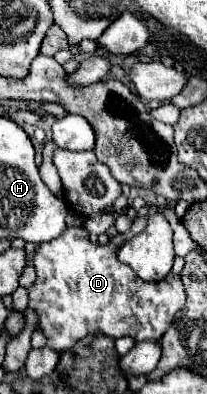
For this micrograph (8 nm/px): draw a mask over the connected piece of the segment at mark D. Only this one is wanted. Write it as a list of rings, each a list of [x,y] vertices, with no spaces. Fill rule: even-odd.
[[[130,227],[124,235],[116,235],[110,245],[102,247],[88,241],[86,229],[64,229],[56,239],[38,245],[34,257],[38,277],[28,293],[30,307],[40,317],[40,329],[50,349],[60,353],[98,331],[114,339],[128,335],[134,341],[158,341],[166,333],[170,321],[186,301],[184,285],[176,273],[170,273],[158,283],[146,283],[116,259],[116,245],[134,237],[134,233],[140,233],[140,229]]]

